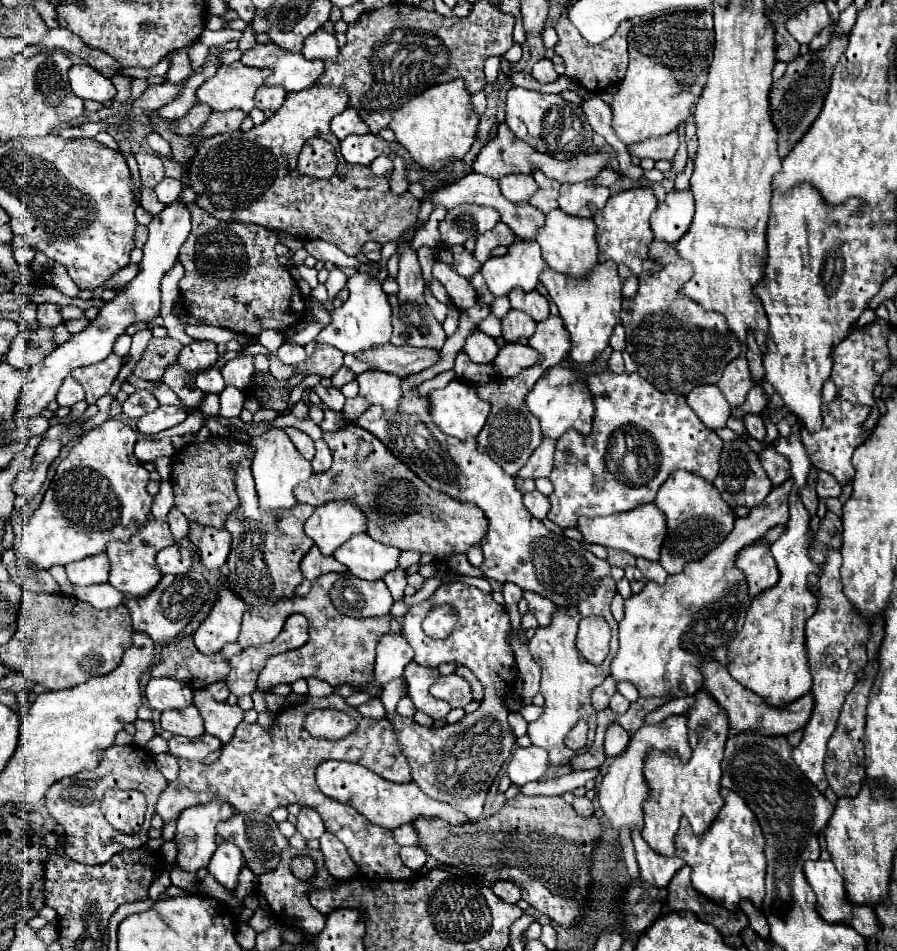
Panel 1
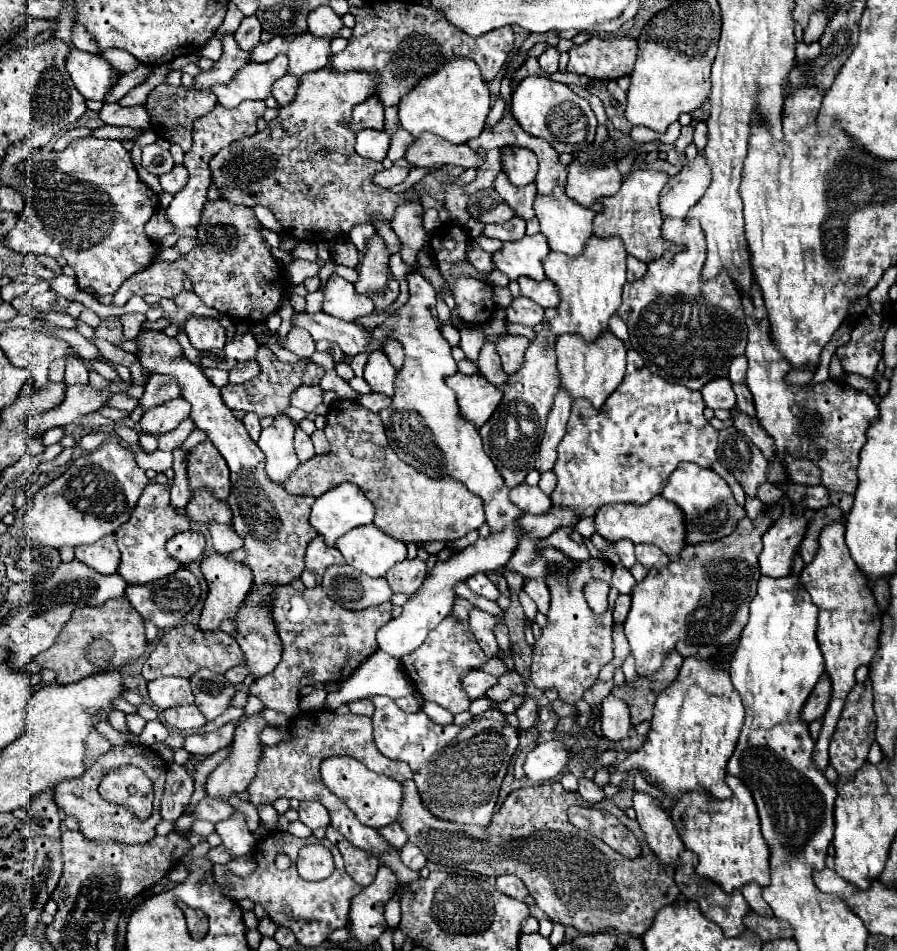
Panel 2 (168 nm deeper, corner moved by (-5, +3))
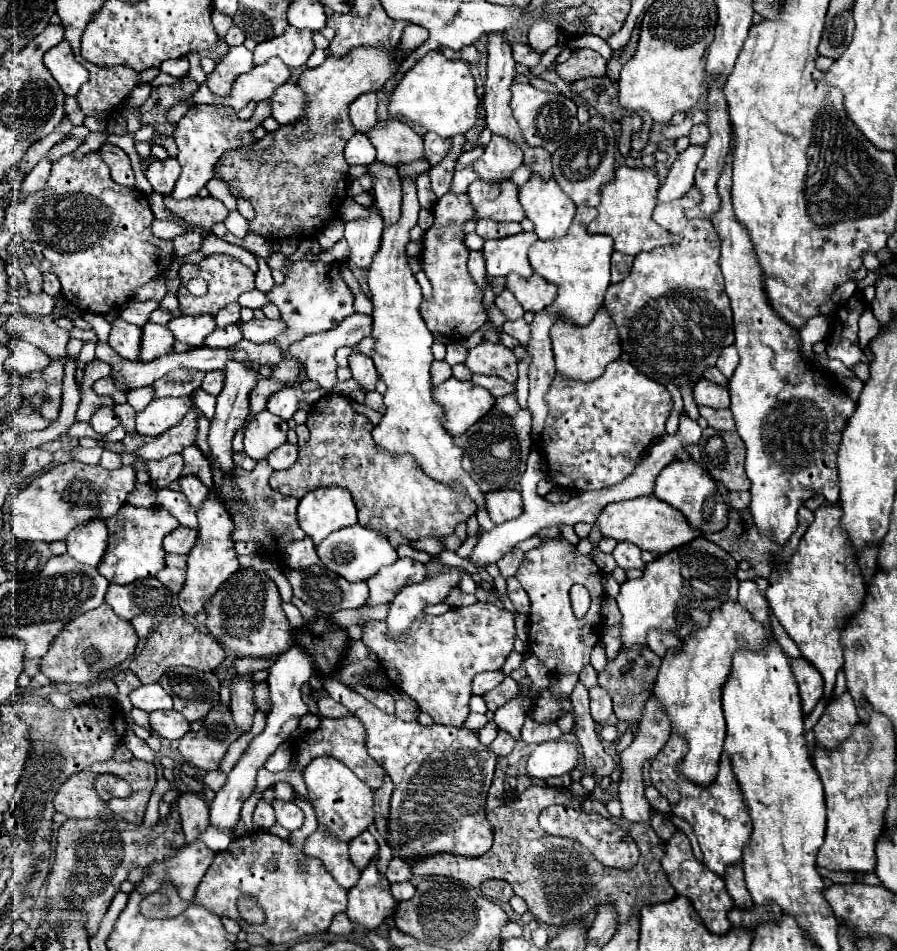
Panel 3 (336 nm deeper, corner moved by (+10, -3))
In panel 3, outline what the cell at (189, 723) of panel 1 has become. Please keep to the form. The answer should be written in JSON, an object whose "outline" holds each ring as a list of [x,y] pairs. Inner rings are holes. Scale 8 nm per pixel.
{"outline":[[[174,709],[170,711],[152,711],[150,713],[150,729],[162,739],[176,741],[182,739],[190,731],[190,723],[186,717]]]}

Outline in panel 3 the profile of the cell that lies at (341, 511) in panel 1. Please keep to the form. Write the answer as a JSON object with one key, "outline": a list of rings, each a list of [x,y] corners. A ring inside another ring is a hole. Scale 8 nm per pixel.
{"outline":[[[320,487],[306,493],[298,505],[298,523],[320,545],[332,531],[356,523],[356,505],[342,487]]]}

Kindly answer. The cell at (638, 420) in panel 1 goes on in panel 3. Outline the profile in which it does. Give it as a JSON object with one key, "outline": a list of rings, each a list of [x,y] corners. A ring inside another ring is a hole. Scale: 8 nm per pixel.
{"outline":[[[616,359],[606,367],[602,377],[588,385],[576,385],[576,381],[560,381],[560,377],[554,377],[548,391],[548,407],[550,413],[544,437],[540,437],[548,477],[566,489],[592,491],[612,487],[634,473],[642,453],[654,443],[654,439],[666,435],[664,425],[674,403],[664,385],[640,375],[628,361]]]}

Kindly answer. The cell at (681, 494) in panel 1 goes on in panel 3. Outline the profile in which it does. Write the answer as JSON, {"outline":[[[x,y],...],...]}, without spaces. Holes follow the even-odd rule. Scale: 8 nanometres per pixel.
{"outline":[[[672,461],[670,465],[666,465],[656,477],[652,495],[660,501],[666,501],[674,509],[678,509],[688,519],[692,529],[700,531],[700,535],[718,533],[720,529],[728,525],[726,503],[722,501],[722,495],[718,493],[712,477],[706,475],[704,469],[696,461]]]}

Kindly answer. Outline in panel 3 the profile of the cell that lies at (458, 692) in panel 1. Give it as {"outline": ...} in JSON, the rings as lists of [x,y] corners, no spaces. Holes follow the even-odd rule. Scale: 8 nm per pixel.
{"outline":[[[492,671],[492,673],[480,673],[472,681],[472,695],[484,695],[492,691],[496,685],[500,685],[504,679],[502,671]]]}

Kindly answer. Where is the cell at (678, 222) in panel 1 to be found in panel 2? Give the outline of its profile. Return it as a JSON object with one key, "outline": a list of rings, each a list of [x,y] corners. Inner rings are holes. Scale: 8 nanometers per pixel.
{"outline":[[[699,153],[693,161],[687,161],[685,167],[663,187],[659,201],[663,217],[687,217],[687,211],[701,199],[709,181],[711,171],[707,167],[707,159]]]}

